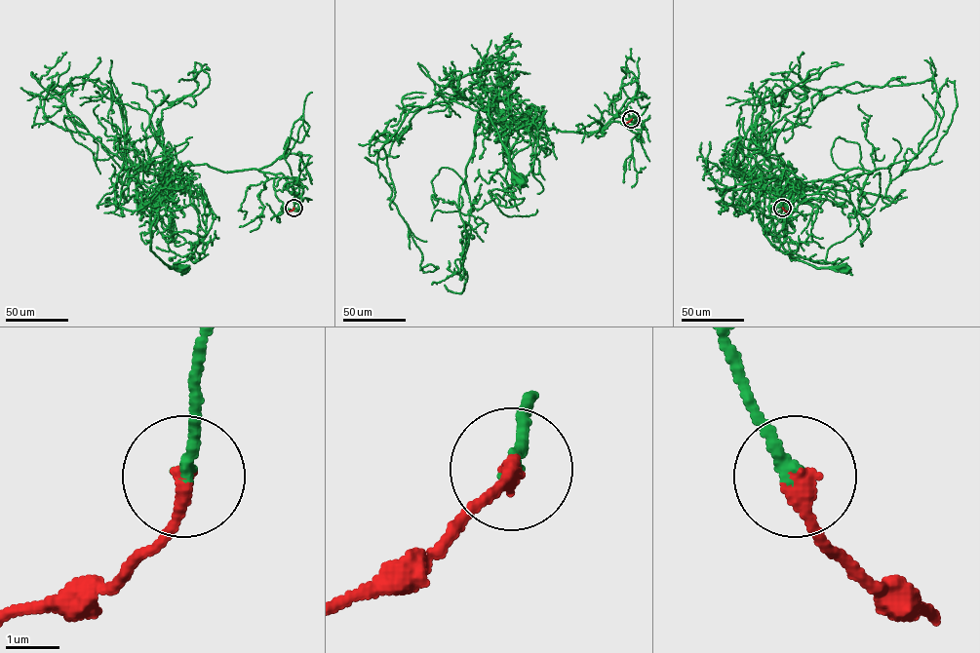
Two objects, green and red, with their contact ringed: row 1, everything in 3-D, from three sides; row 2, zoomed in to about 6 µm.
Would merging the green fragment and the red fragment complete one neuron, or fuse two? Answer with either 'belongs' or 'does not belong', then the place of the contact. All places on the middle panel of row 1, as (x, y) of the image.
belongs | (631, 119)

